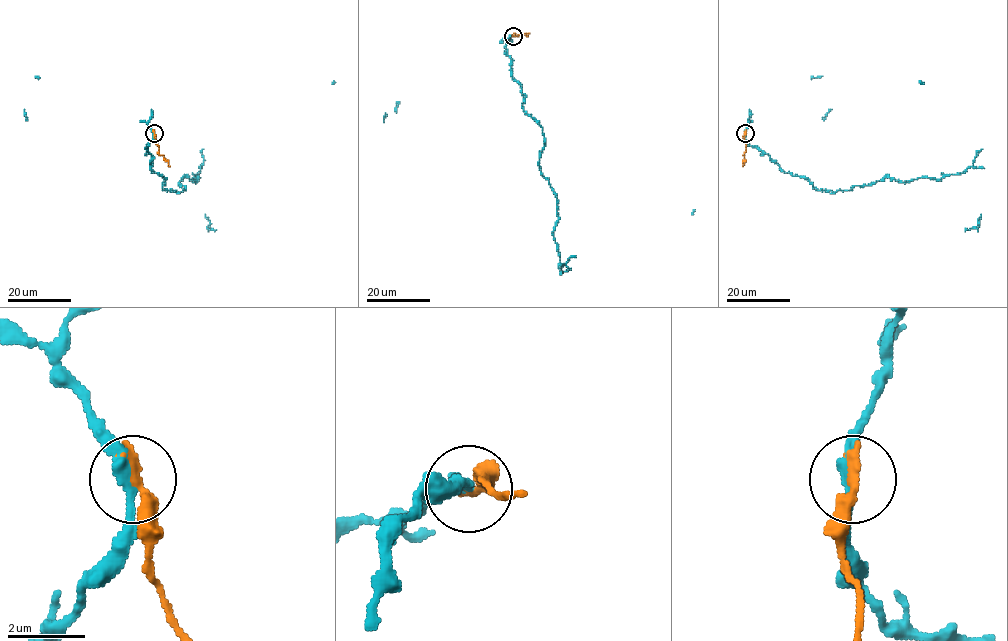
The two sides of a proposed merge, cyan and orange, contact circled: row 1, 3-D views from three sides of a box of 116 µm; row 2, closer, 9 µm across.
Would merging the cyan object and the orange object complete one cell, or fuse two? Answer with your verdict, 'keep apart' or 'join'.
keep apart

